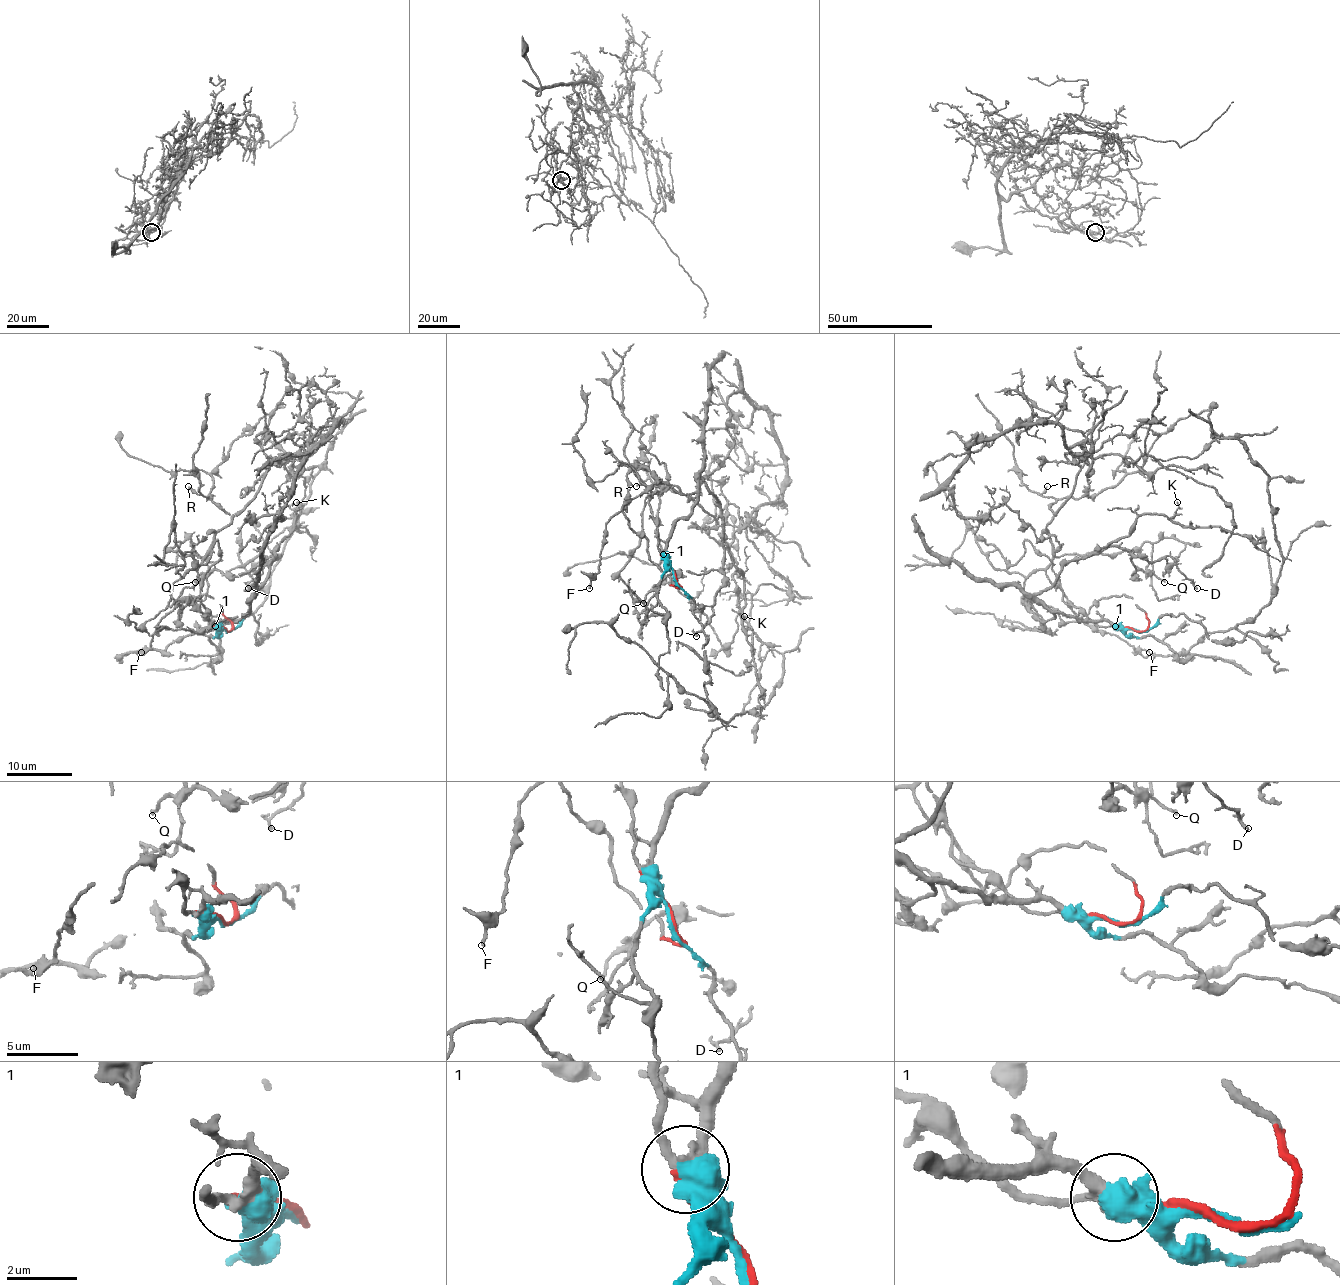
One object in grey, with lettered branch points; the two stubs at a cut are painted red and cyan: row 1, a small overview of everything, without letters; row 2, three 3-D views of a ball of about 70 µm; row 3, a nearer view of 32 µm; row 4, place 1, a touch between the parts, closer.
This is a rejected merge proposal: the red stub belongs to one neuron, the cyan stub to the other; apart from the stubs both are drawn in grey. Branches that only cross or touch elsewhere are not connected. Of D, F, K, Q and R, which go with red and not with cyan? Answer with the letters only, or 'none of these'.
F, R

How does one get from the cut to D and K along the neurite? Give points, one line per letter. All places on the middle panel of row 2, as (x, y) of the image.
D: (675, 578), (667, 538), (696, 501), (699, 475), (721, 511), (724, 581), (711, 620), (696, 637)
K: (675, 578), (667, 538), (696, 501), (699, 475), (719, 506), (722, 545), (743, 578), (743, 615)

